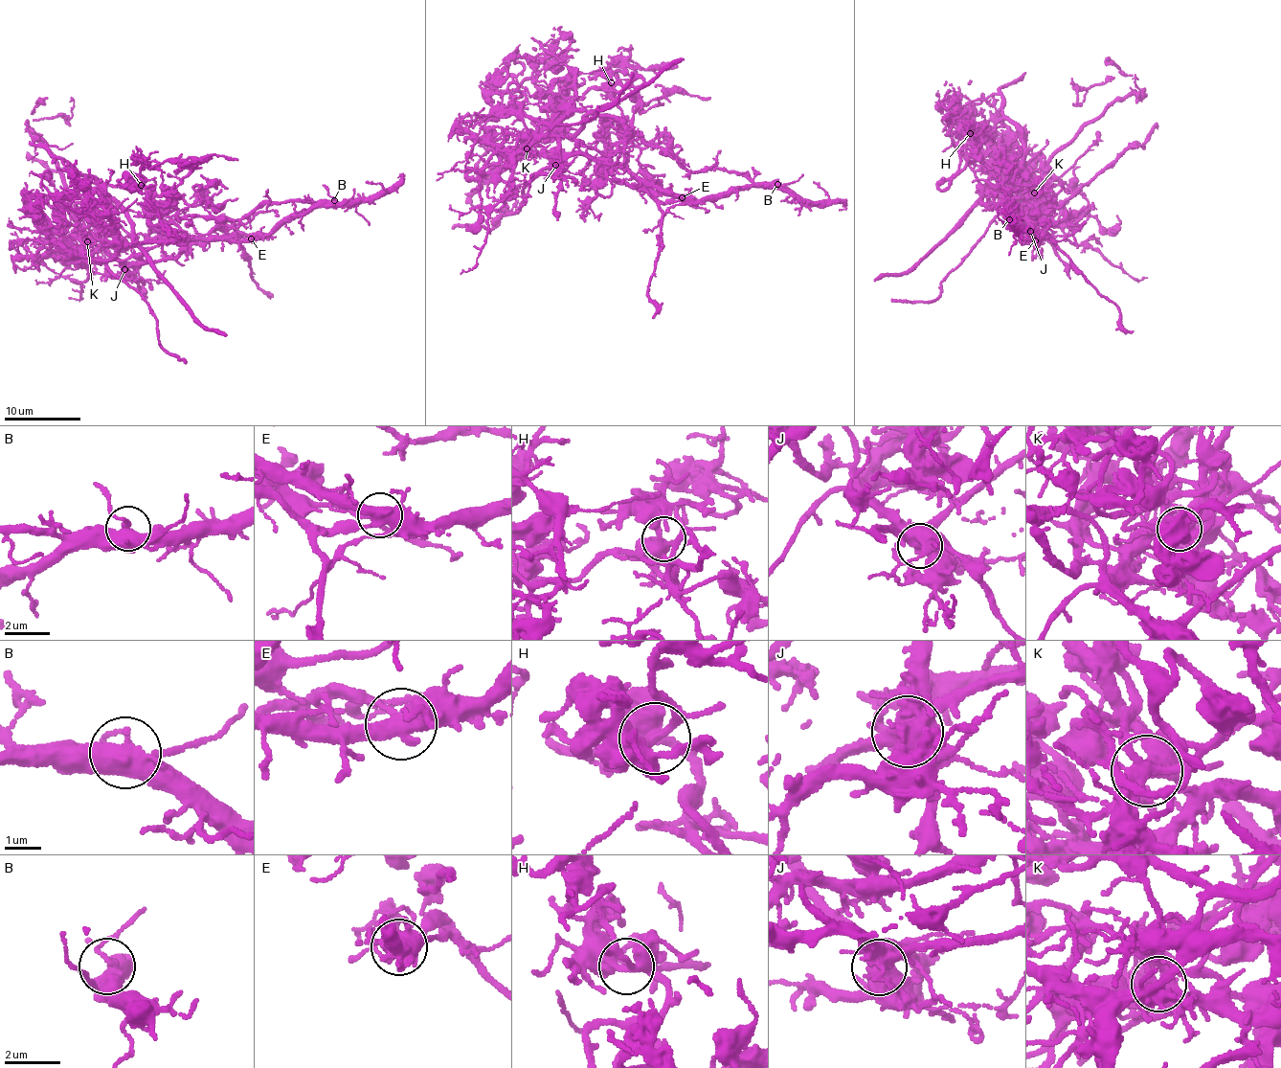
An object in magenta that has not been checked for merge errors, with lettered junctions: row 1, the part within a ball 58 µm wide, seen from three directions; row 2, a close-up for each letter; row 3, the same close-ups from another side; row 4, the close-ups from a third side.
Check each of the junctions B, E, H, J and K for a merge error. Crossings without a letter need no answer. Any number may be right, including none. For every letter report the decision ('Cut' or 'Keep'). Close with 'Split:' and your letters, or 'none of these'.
B: Keep
E: Cut
H: Keep
J: Cut
K: Cut
Split: E, J, K

